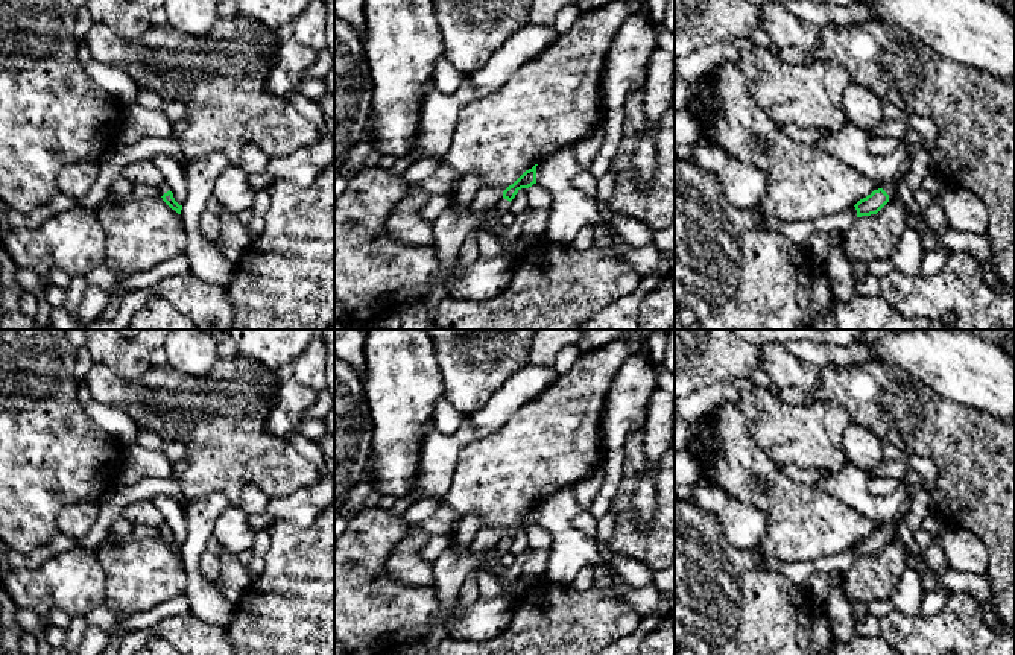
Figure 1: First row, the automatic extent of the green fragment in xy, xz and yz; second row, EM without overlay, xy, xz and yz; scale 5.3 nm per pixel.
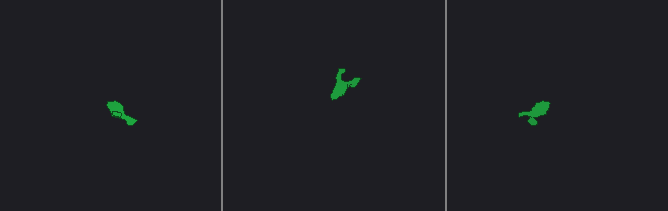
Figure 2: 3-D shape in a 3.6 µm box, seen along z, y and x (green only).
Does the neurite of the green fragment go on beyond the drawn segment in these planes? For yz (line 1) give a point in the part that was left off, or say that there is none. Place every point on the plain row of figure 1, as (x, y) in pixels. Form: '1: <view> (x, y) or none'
1: yz (891, 529)

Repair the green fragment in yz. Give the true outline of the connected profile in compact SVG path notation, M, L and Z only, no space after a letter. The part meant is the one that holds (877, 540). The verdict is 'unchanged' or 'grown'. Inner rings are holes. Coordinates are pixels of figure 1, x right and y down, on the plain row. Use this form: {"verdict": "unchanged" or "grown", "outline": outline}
{"verdict": "grown", "outline": "M895 521L889 523L883 529L874 530L854 546L857 558L877 555L889 543L889 538L895 535L898 535Z"}

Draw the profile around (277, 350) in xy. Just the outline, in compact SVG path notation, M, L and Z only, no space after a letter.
M228 330L237 353L278 372L289 372L319 330Z

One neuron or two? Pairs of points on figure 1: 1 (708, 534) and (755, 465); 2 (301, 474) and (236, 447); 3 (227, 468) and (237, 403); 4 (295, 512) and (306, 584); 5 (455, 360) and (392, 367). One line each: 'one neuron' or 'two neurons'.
1: two neurons
2: one neuron
3: one neuron
4: two neurons
5: two neurons

